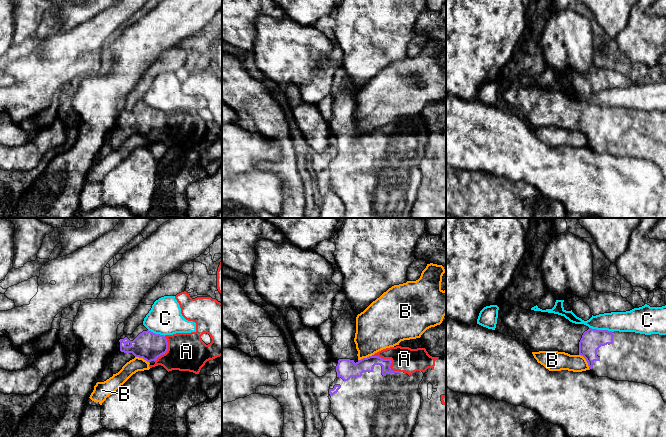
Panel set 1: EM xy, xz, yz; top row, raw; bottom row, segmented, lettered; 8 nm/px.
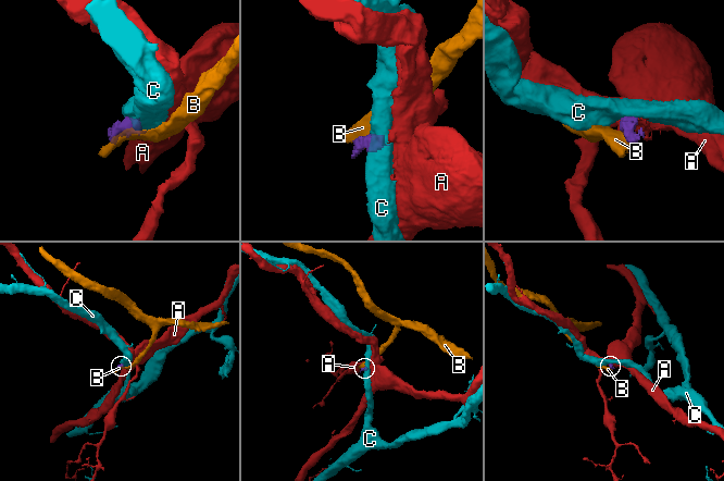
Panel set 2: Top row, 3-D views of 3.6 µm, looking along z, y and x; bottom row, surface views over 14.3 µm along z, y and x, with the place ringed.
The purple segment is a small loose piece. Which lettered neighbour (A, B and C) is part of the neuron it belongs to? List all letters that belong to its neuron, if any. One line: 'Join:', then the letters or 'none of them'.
Join: none of them

